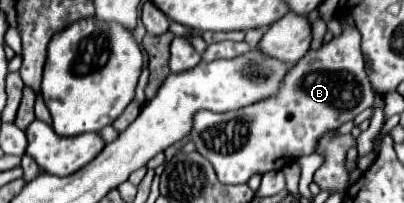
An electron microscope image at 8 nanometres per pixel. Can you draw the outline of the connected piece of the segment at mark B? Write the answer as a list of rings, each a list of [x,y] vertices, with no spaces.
[[[339,19],[339,23],[343,33],[315,51],[307,51],[307,55],[287,71],[281,91],[271,99],[227,113],[199,111],[195,115],[191,141],[197,145],[197,151],[211,161],[221,183],[241,185],[253,175],[279,171],[297,157],[315,153],[325,133],[339,129],[373,105],[373,91],[359,47],[361,35],[347,21]]]

